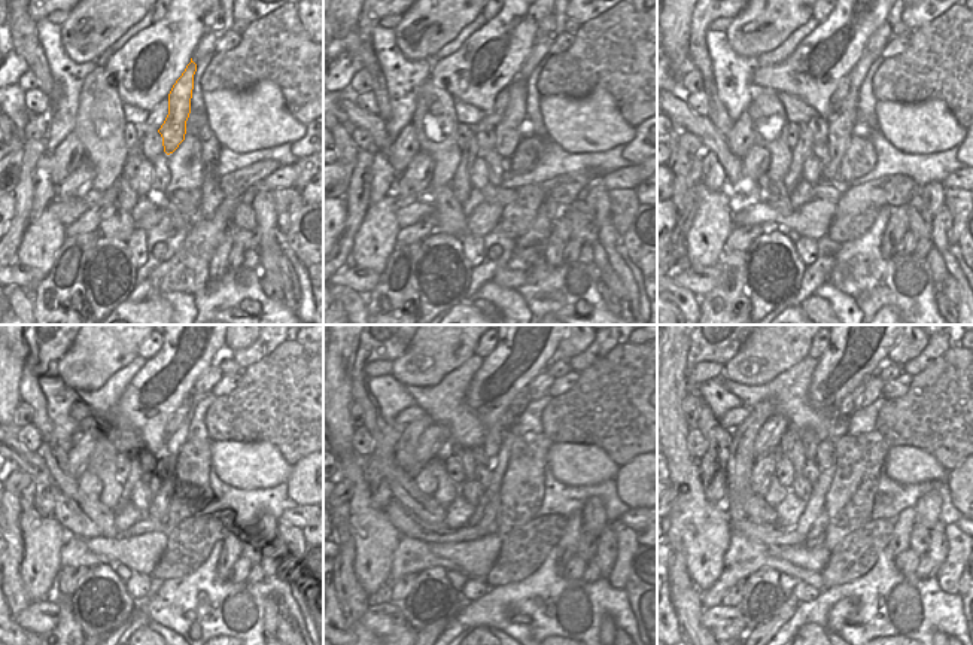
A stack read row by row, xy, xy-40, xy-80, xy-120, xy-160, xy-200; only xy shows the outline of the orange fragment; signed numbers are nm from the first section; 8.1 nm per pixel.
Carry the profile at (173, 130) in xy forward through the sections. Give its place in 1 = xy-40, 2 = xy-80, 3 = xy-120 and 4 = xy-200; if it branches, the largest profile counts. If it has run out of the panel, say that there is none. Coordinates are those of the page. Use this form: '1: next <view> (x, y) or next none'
1: next xy-40 (507, 131)
2: next xy-80 (841, 128)
3: next xy-120 (160, 507)
4: next xy-200 (815, 538)

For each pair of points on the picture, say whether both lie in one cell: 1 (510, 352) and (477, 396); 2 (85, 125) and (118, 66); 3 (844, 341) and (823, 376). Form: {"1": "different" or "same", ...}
{"1": "same", "2": "different", "3": "same"}

